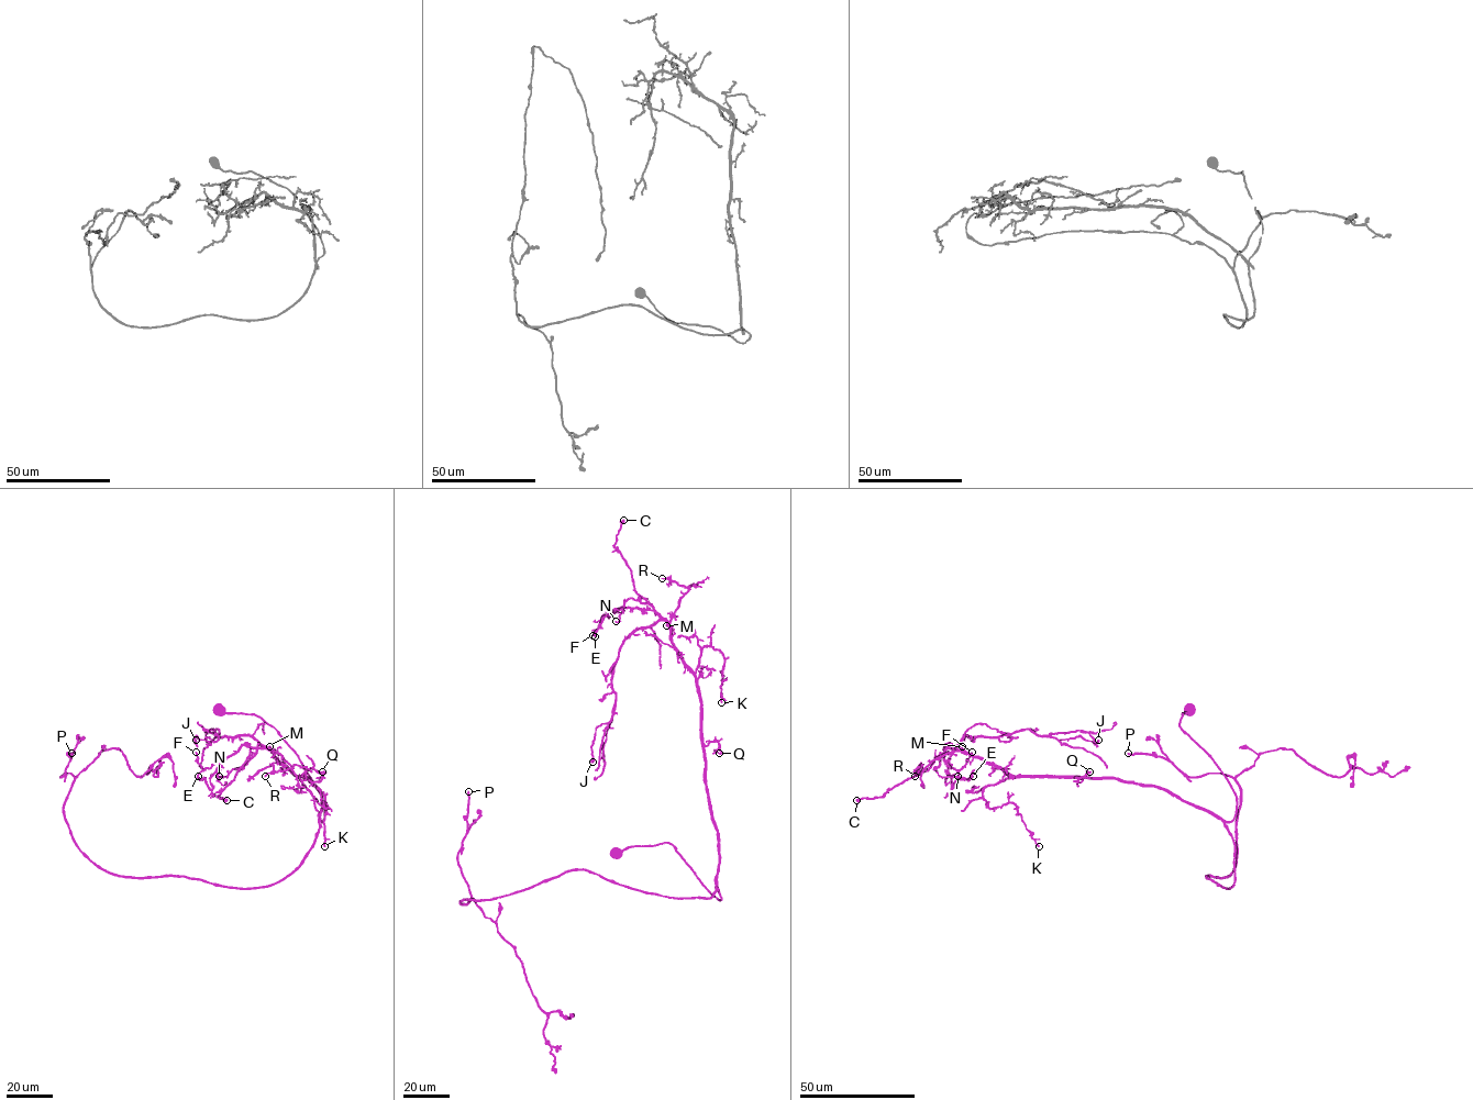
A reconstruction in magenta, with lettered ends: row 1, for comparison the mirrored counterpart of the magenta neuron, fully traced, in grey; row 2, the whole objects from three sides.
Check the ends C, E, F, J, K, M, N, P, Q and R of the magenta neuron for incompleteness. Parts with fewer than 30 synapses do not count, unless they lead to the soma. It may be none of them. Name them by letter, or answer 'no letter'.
P

